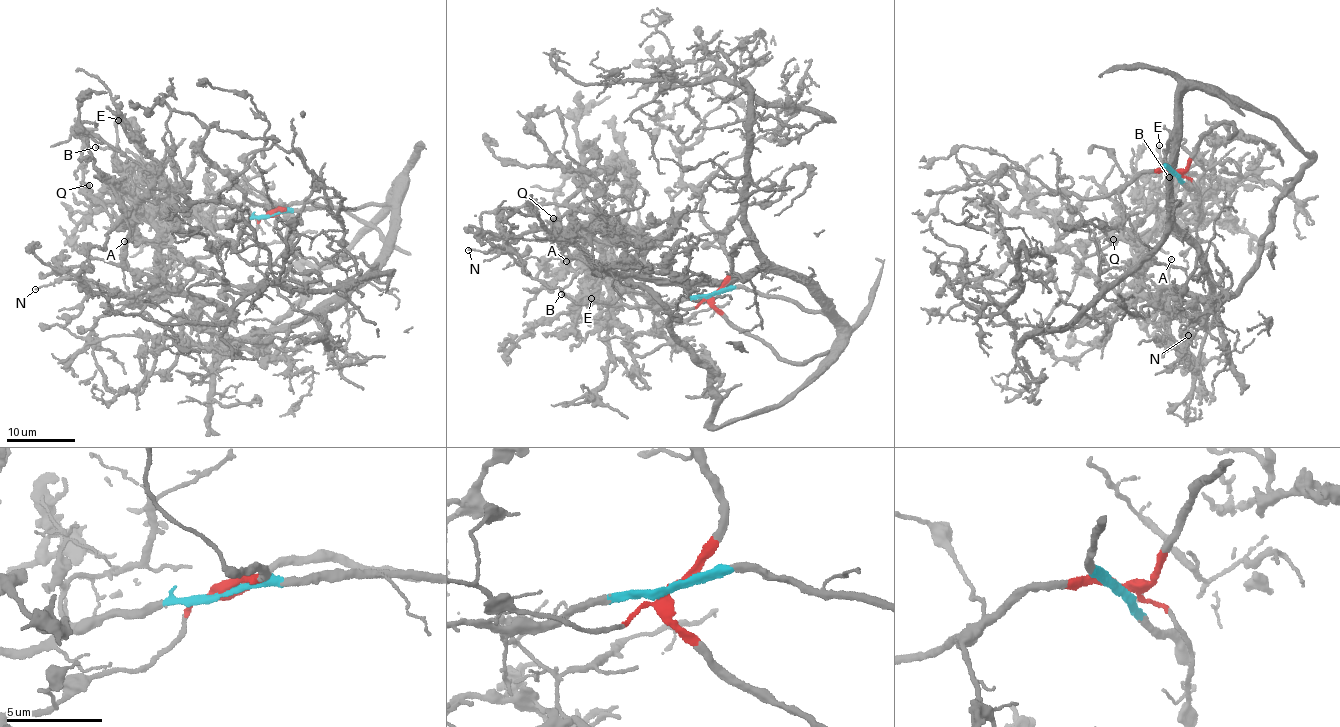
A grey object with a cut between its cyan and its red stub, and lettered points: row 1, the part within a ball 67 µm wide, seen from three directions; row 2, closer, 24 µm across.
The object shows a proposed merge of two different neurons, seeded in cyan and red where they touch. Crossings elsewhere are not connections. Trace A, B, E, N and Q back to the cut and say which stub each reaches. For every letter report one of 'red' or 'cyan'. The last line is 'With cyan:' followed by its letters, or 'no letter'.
A: cyan
B: cyan
E: cyan
N: red
Q: cyan
With cyan: A, B, E, Q

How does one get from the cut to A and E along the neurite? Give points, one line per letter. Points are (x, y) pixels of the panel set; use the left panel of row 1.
A: (271, 212), (204, 233), (175, 233), (160, 222), (158, 204), (154, 219), (165, 291), (131, 273), (123, 241)
E: (271, 212), (204, 233), (175, 233), (158, 204), (133, 213), (115, 199), (124, 169), (119, 119)

